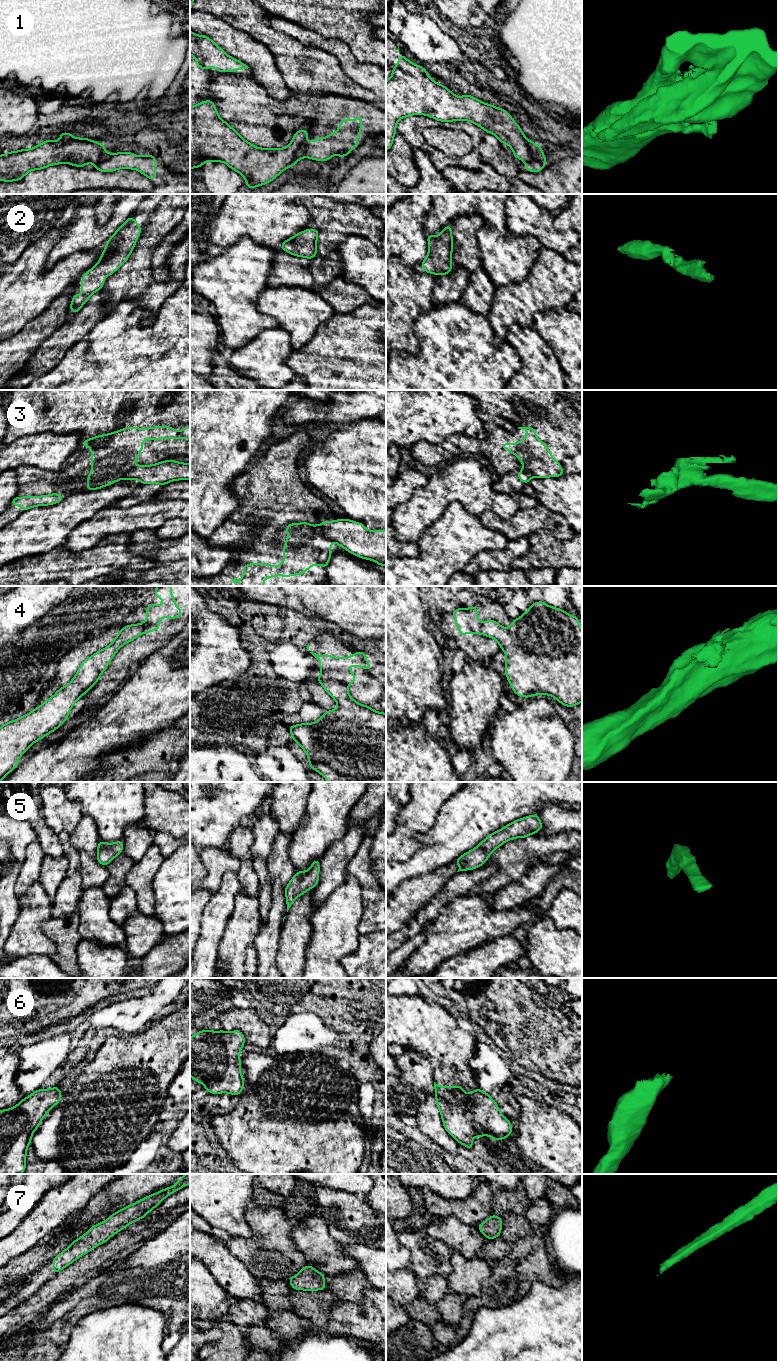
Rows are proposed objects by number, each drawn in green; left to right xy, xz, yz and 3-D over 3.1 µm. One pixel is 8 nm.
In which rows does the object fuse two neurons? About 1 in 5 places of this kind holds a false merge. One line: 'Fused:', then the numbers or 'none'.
Fused: 1, 3, 4

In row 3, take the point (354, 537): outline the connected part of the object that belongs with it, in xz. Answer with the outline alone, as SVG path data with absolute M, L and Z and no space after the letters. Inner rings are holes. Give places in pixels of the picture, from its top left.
M337 519L320 524L324 535L351 554L386 566L386 530L368 530L362 523Z

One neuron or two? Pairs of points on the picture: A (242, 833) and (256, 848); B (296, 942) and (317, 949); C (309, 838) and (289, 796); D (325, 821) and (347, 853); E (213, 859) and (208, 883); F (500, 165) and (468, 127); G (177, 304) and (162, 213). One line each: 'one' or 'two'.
A: two
B: two
C: two
D: two
E: one
F: two
G: two

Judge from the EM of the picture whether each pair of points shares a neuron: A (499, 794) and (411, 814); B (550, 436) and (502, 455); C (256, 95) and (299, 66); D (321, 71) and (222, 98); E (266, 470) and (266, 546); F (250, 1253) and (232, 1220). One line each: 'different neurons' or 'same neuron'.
A: different neurons
B: same neuron
C: different neurons
D: different neurons
E: same neuron
F: different neurons

